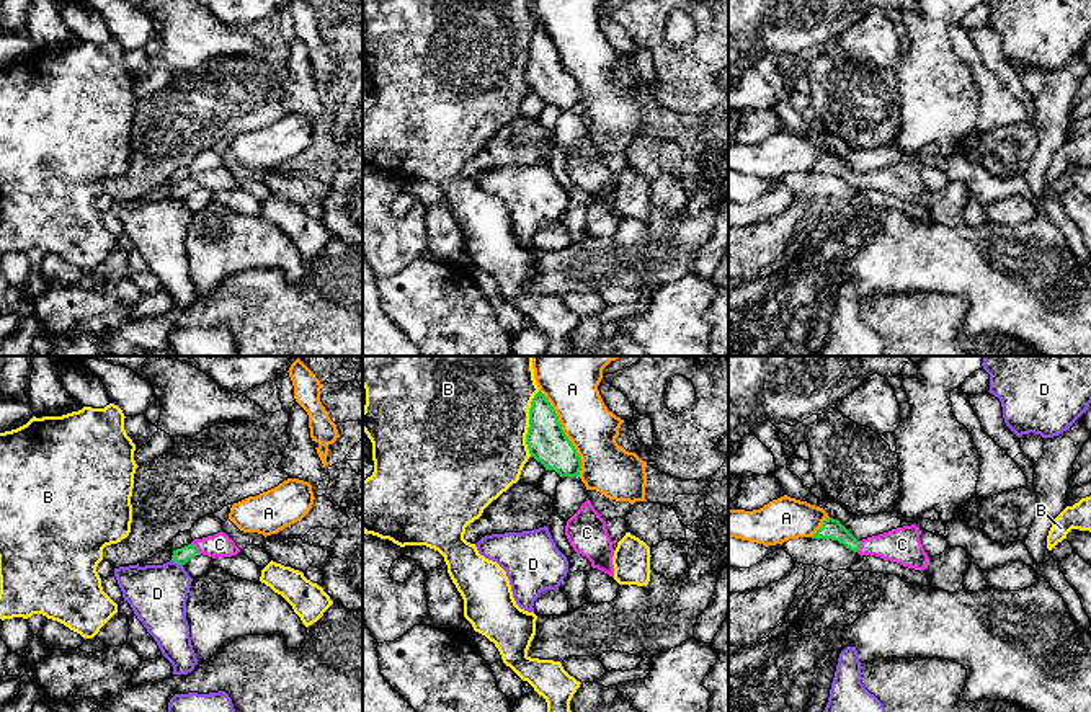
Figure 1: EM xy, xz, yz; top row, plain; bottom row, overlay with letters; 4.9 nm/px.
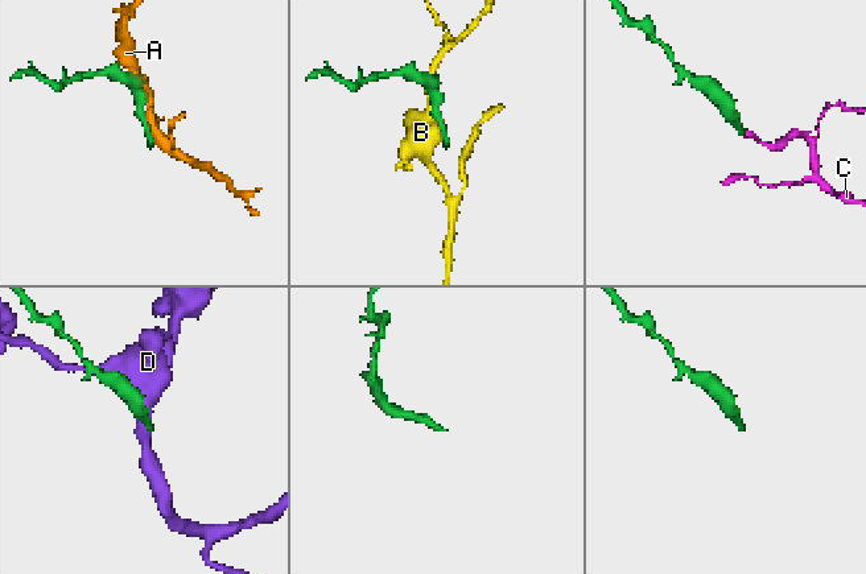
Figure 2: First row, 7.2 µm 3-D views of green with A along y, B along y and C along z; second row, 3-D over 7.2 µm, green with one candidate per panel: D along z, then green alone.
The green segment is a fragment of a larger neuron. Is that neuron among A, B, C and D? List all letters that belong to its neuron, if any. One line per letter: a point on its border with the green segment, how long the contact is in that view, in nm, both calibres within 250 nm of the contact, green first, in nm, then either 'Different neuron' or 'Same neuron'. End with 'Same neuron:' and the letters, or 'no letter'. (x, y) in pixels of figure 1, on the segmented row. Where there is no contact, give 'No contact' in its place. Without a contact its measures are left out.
A: Touches green at xz (564, 433). Shared border 480 nm. Thickness 200 nm (green) against 280 nm. Different neuron
B: Touches green at xz (529, 423). Shared border 340 nm. Thickness 200 nm (green) against 480 nm. Different neuron
C: Touches green at xy (195, 547). Shared border 70 nm. Thickness 80 nm (green) against 120 nm. Same neuron
D: Touches green at xy (177, 562). Shared border 70 nm. Thickness 80 nm (green) against 280 nm. Different neuron
Same neuron: C

